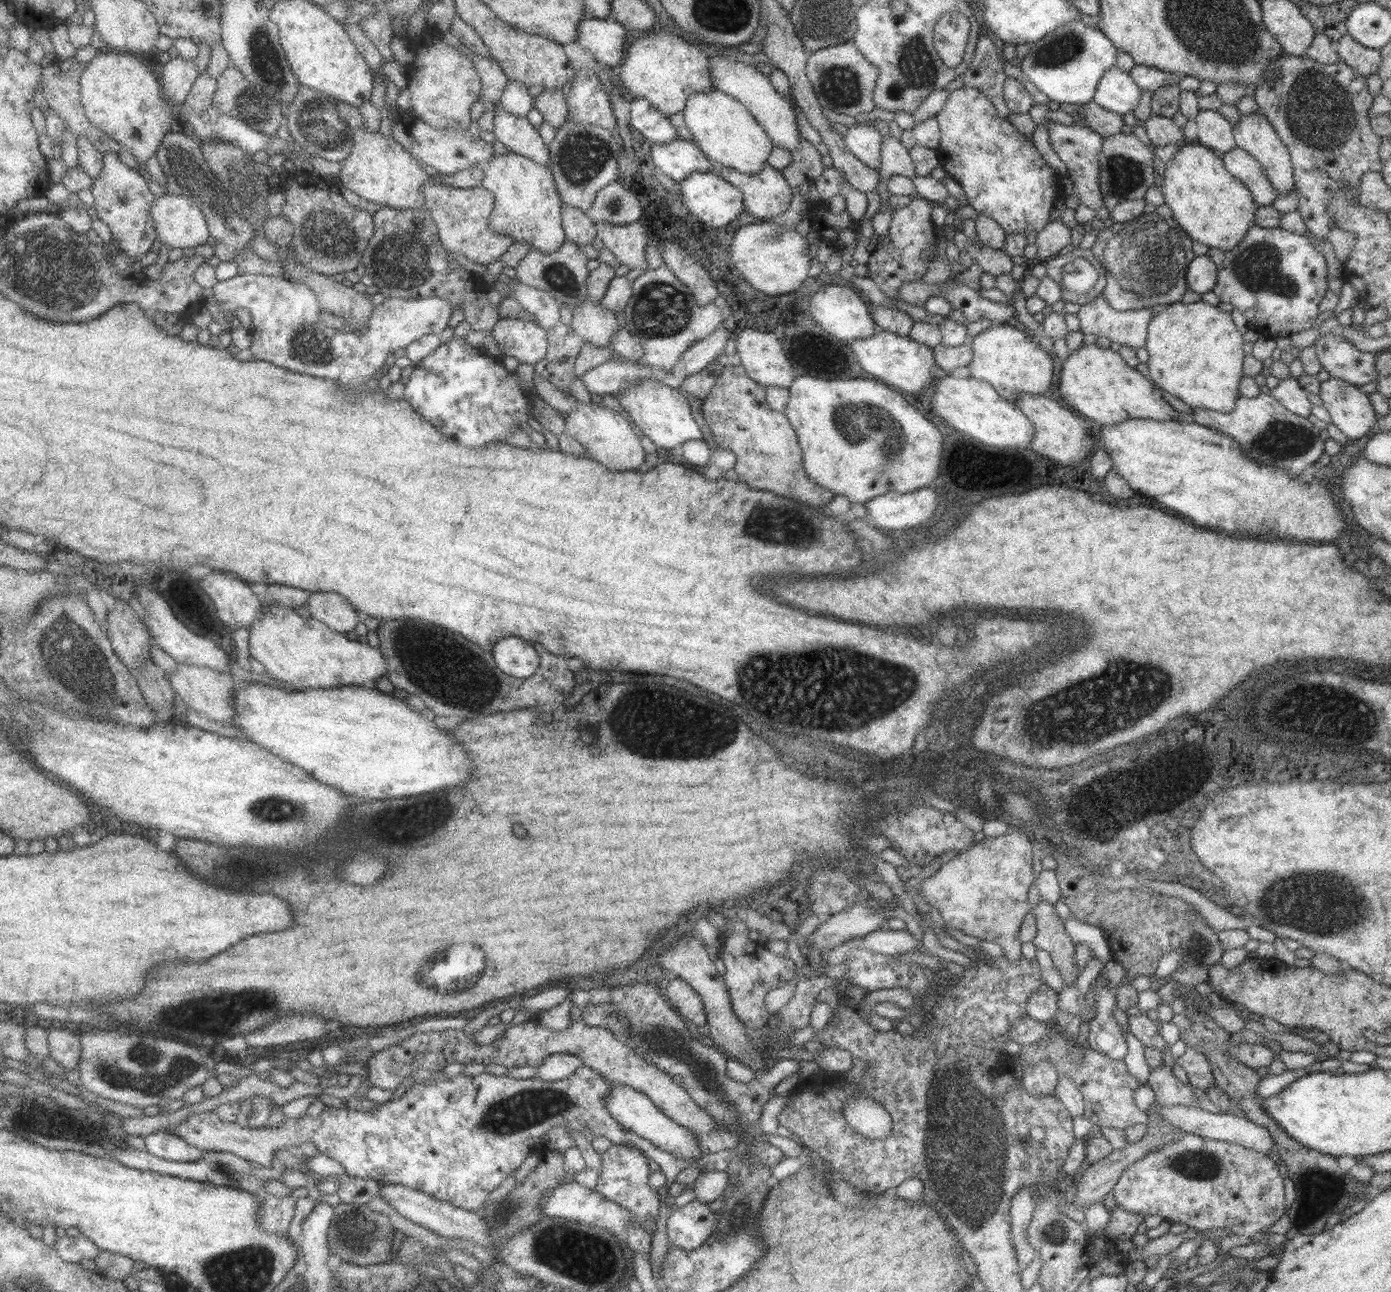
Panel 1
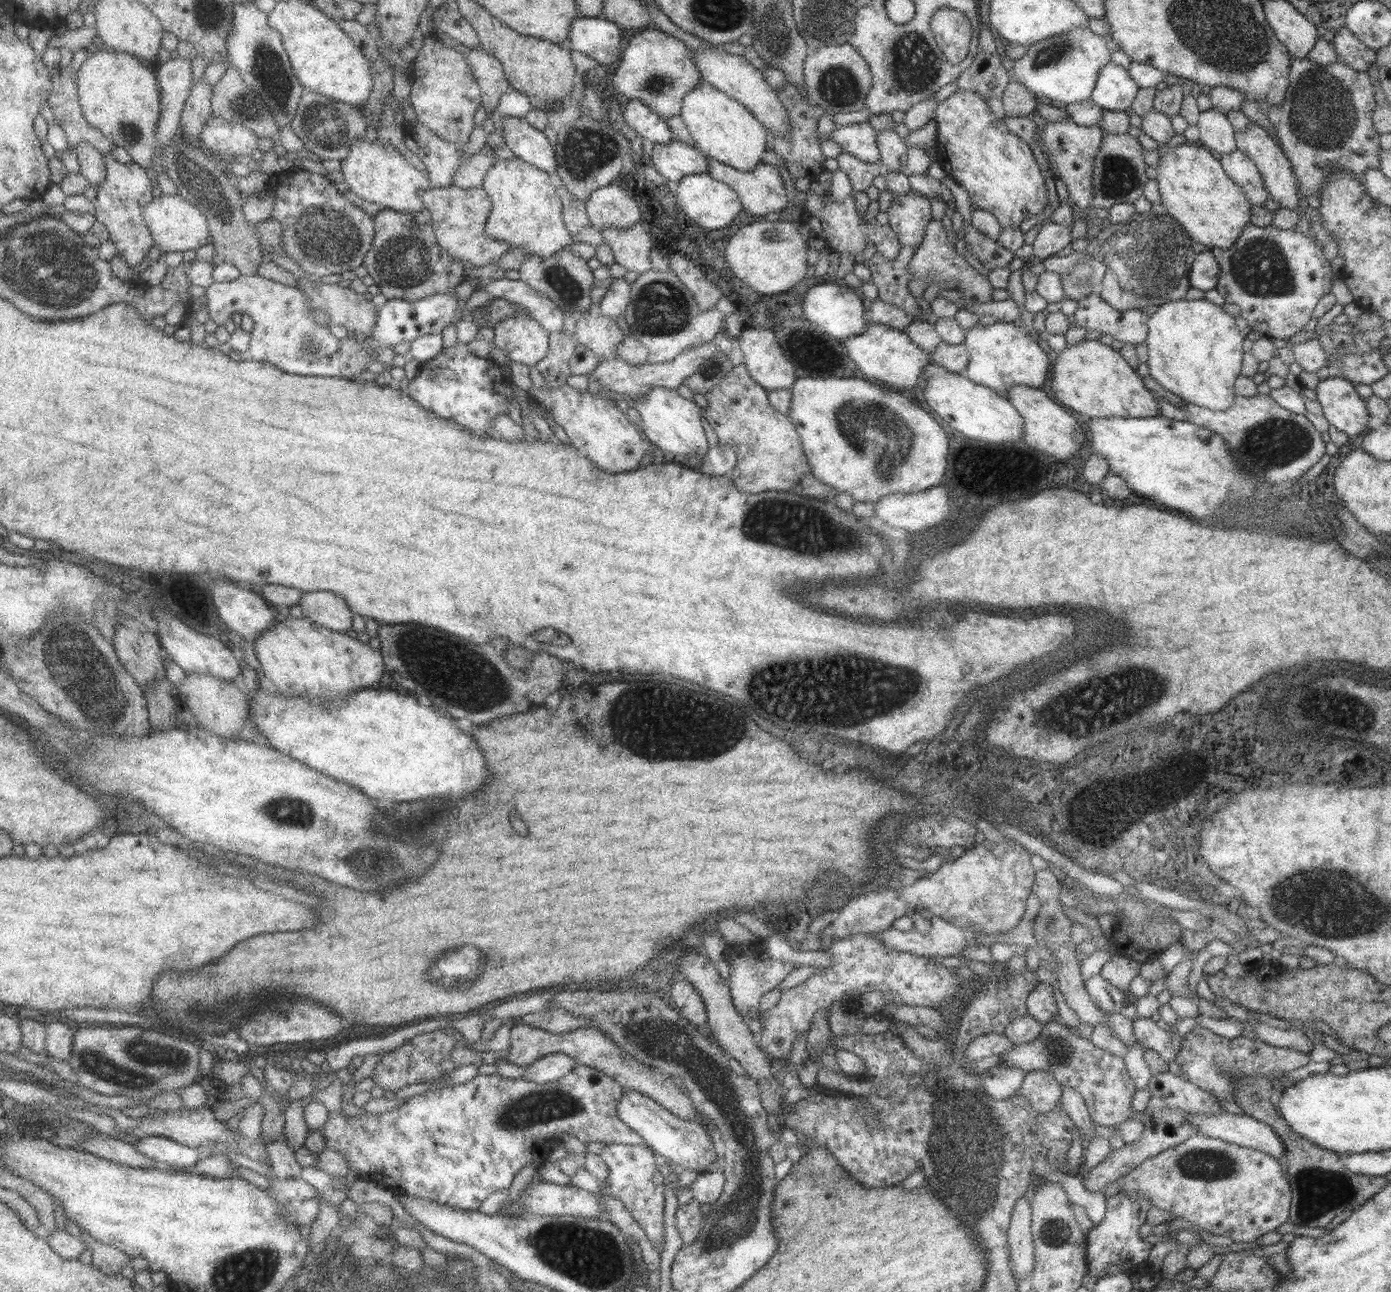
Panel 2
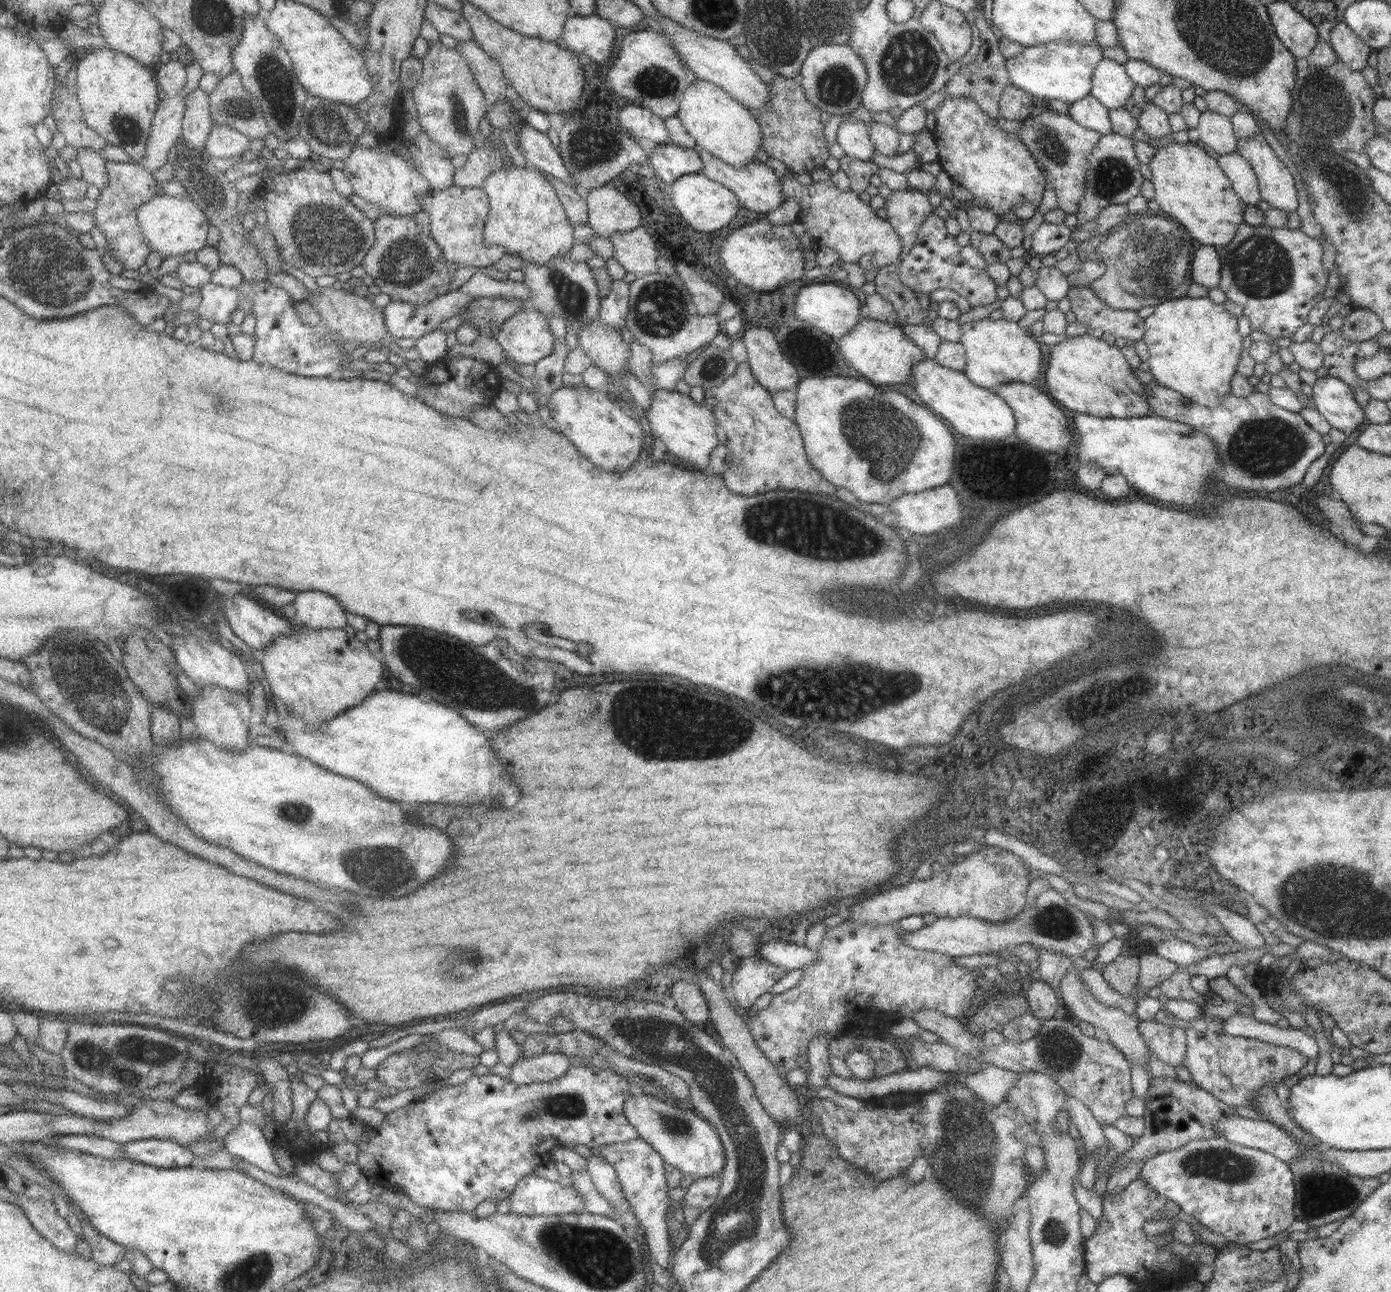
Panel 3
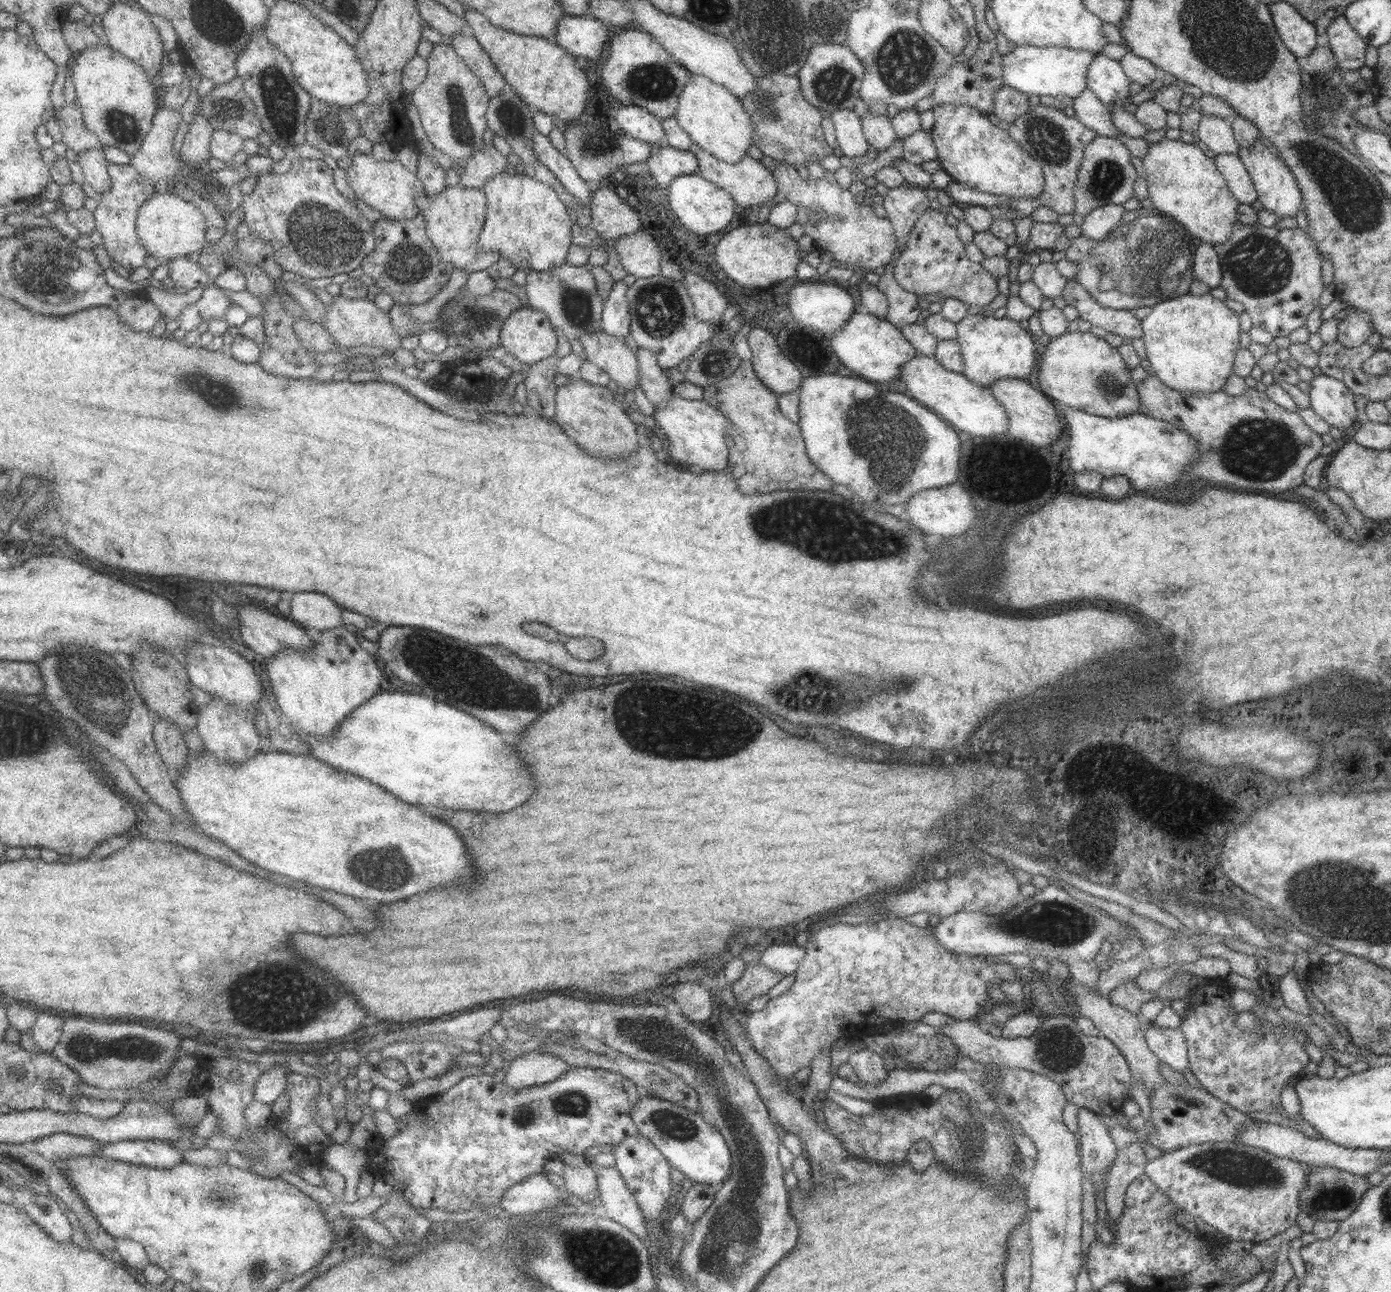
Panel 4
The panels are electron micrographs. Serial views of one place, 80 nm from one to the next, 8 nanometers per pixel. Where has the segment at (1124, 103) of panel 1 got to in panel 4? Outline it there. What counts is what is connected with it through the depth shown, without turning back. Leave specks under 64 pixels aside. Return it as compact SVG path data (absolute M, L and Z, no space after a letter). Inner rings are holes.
M1097 53L1089 63L1085 87L1104 105L1120 104L1129 95L1129 83L1119 62Z

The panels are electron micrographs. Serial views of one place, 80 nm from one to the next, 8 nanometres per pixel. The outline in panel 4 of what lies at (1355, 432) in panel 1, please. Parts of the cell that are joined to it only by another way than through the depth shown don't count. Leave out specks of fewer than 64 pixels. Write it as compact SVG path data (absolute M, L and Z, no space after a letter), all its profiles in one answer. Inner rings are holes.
M1320 374L1309 384L1311 410L1327 424L1344 431L1360 419L1354 403L1355 395L1340 380Z

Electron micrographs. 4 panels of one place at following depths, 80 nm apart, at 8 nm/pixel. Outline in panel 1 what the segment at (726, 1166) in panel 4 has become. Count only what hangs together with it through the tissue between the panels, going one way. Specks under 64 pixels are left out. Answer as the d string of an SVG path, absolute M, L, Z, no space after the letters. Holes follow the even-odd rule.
M611 1084L610 1089L609 1093L611 1094L605 1096L603 1106L625 1129L651 1141L661 1150L689 1160L692 1165L694 1160L701 1157L699 1155L699 1146L697 1145L697 1135L667 1118L665 1114L649 1101L649 1098L642 1093L636 1092L630 1086L622 1084Z

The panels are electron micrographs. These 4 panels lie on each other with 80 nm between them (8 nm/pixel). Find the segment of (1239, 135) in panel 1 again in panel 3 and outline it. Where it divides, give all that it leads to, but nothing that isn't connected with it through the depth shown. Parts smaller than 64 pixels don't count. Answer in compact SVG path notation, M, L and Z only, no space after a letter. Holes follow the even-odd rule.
M1255 134L1247 140L1236 140L1236 153L1251 165L1261 198L1279 210L1295 212L1297 191L1293 185L1293 176L1269 148L1264 136Z

